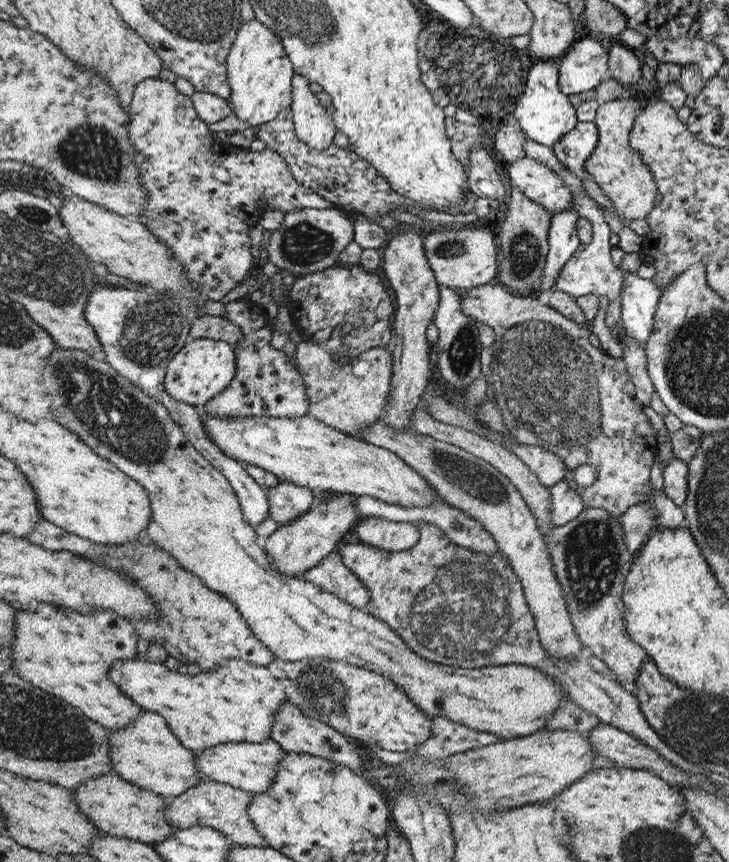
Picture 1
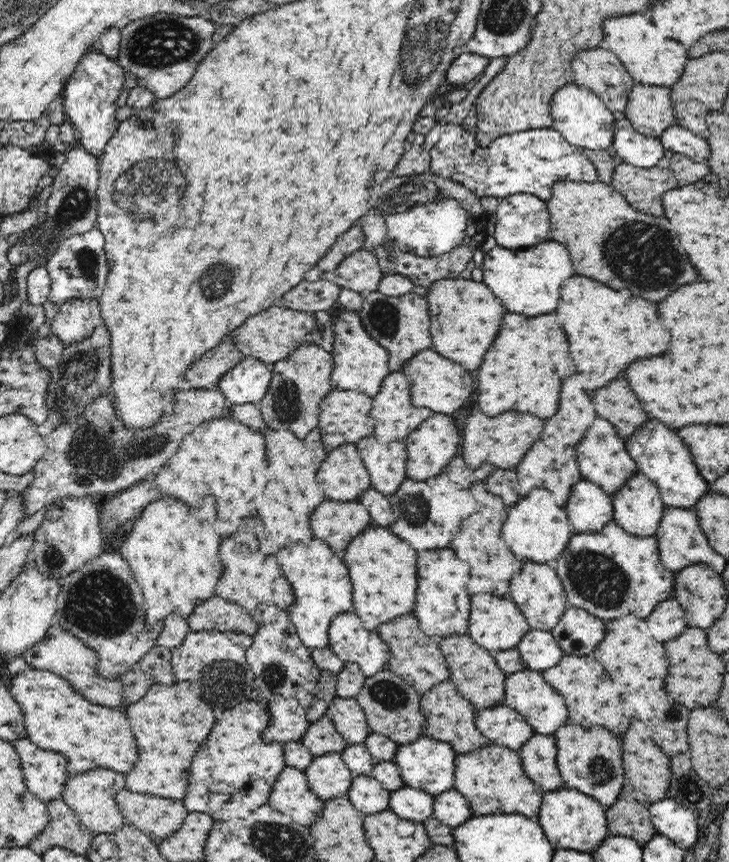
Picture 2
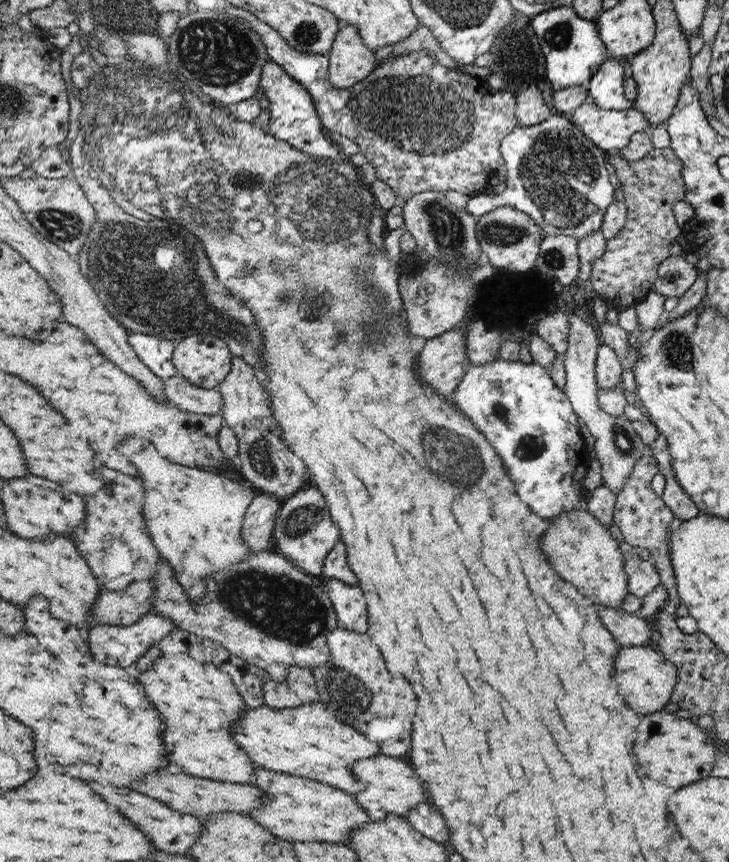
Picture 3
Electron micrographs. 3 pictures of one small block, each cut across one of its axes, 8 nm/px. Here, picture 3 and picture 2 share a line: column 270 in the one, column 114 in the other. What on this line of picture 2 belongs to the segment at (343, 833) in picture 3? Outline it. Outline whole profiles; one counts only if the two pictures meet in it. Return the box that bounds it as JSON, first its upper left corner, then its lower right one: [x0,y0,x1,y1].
[61,767,126,834]

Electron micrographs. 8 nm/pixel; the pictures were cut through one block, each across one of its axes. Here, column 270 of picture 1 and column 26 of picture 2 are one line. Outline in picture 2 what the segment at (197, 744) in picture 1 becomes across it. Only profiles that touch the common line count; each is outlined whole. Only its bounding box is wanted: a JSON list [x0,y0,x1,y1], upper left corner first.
[2,668,138,774]

